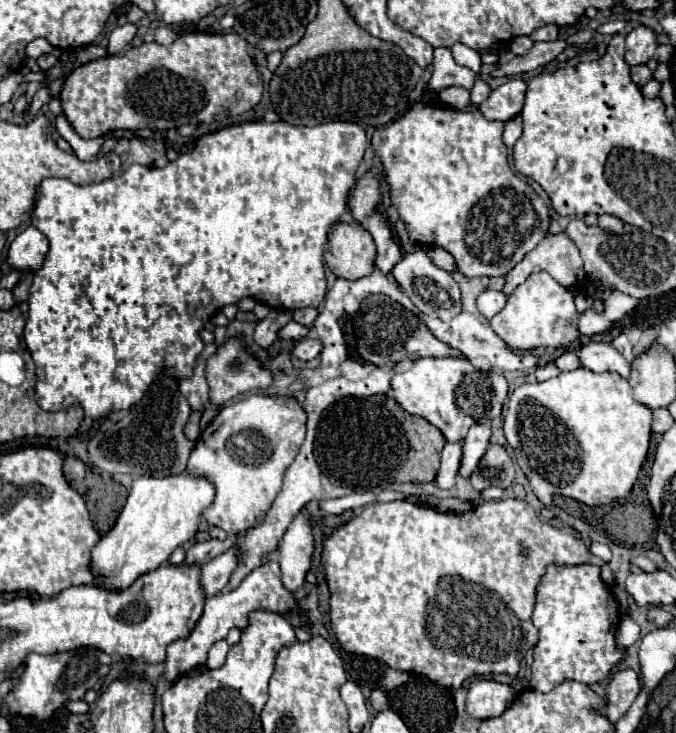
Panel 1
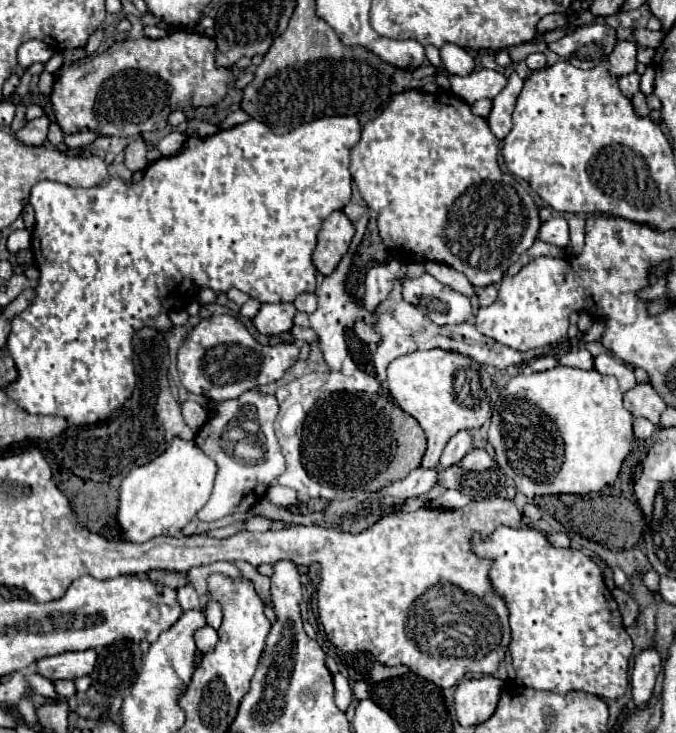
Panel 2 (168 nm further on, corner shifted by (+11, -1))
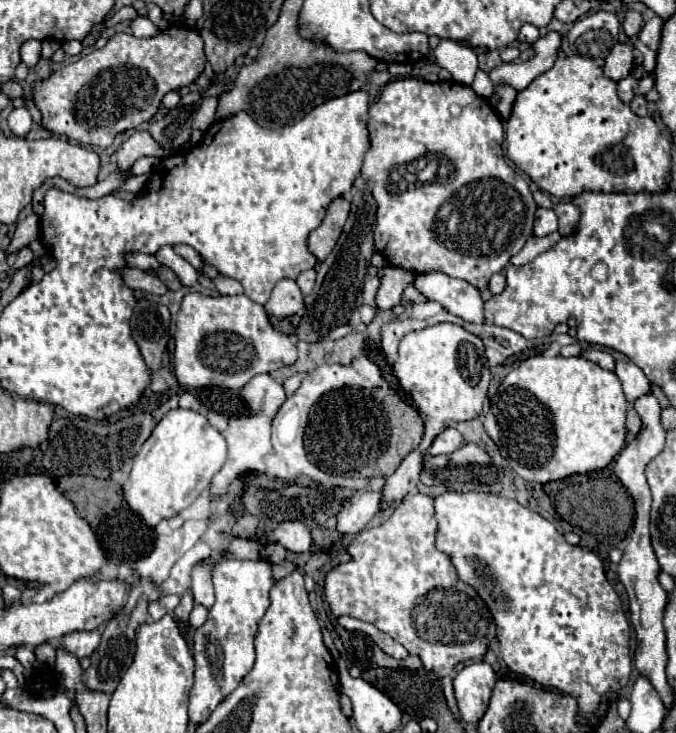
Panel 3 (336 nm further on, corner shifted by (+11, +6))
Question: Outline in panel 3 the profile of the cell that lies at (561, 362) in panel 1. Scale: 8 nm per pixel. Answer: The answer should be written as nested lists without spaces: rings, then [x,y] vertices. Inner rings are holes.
[[[586,348],[586,350],[584,350],[584,354],[582,354],[582,358],[596,362],[600,368],[604,368],[604,370],[610,370],[610,372],[614,370],[614,364],[616,364],[616,360],[612,358],[612,354],[610,354],[610,352],[592,350],[592,348]]]

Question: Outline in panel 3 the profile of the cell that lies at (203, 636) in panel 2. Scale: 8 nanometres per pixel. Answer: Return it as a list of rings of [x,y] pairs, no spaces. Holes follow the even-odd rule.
[[[196,604],[194,610],[192,610],[192,614],[190,614],[190,626],[192,628],[200,628],[206,622],[206,616],[208,616],[208,610],[204,606]]]

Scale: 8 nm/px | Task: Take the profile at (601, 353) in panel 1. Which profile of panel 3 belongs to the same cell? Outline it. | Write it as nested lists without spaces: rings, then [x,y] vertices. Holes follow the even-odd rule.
[[[618,360],[616,362],[616,376],[620,378],[624,394],[626,394],[626,400],[630,404],[636,402],[640,396],[646,396],[646,394],[652,392],[650,390],[650,380],[646,378],[646,374],[634,362]]]

